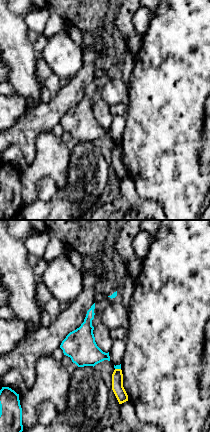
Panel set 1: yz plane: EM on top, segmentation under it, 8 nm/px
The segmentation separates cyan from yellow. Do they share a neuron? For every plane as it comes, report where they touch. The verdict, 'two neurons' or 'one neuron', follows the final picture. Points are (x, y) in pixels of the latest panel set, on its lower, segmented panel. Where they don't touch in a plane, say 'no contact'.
(118, 368)

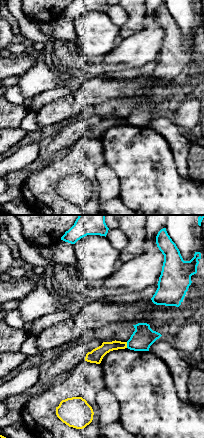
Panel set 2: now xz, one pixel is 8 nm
(127, 345)

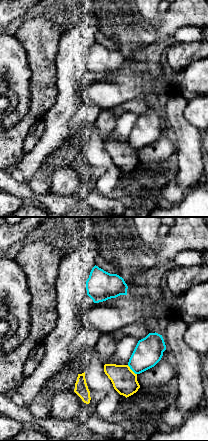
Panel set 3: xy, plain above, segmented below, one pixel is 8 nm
(132, 370)

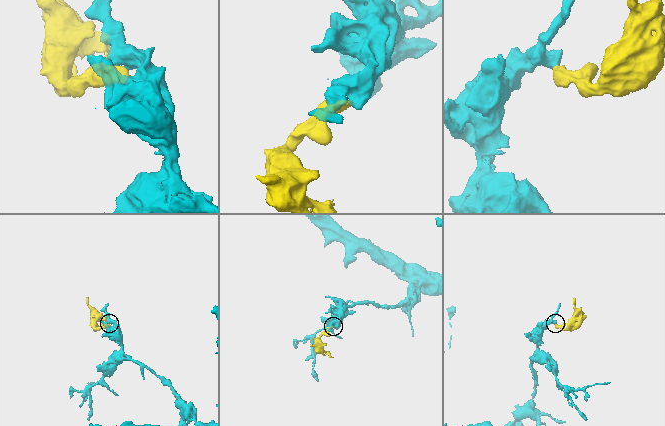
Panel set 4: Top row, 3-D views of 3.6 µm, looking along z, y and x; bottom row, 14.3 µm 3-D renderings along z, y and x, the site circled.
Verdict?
two neurons

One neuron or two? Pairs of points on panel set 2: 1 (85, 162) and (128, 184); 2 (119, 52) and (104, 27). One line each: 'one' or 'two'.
1: two
2: two

